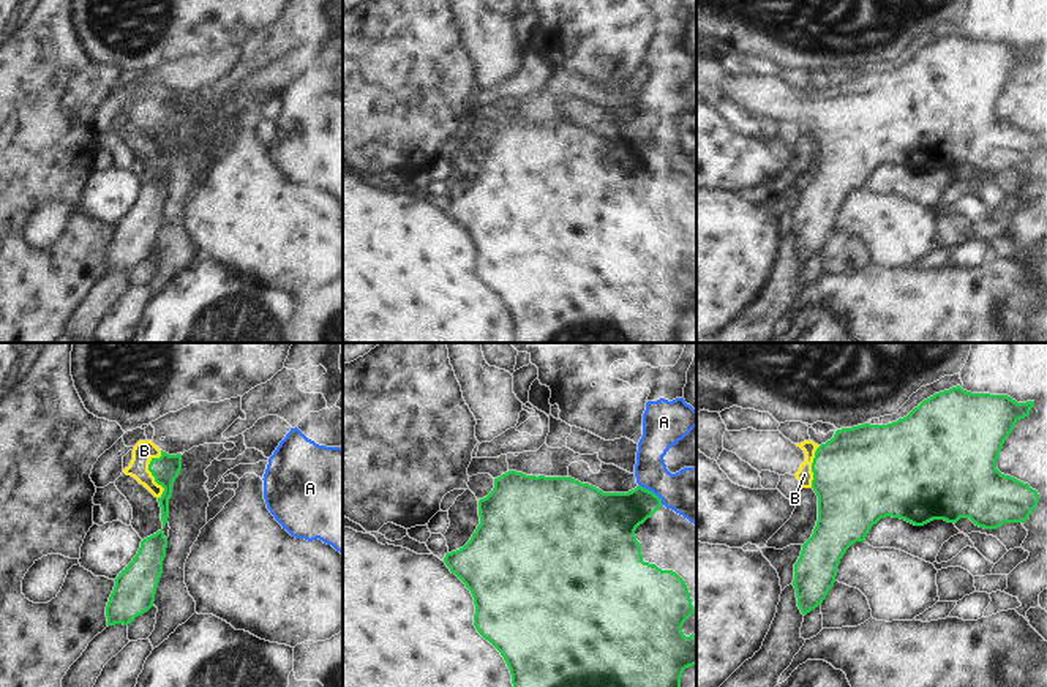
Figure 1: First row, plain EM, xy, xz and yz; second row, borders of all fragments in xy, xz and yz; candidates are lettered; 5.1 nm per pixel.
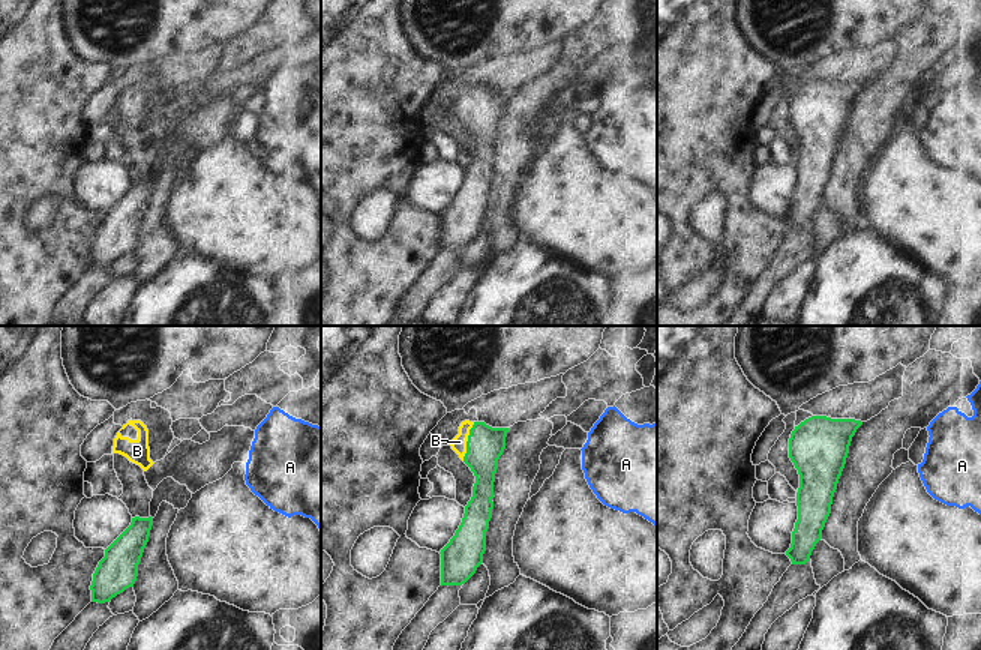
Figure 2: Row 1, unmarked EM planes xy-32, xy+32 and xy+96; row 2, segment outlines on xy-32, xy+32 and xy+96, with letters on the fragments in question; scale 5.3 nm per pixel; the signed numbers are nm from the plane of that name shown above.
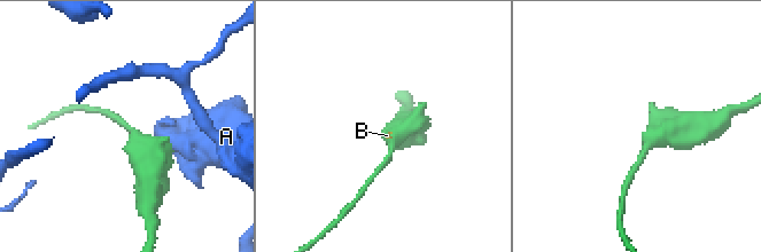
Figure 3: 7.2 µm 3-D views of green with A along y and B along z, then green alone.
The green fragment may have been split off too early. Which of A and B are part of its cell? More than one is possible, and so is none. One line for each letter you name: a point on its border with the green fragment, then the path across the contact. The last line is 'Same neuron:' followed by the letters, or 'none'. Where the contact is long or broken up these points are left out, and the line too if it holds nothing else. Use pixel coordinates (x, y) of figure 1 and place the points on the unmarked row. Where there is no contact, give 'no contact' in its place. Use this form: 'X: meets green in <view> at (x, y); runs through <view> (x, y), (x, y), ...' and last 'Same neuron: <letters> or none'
B: meets green in xy at (150, 117); runs through xy (166, 114), (150, 117), (144, 97)
Same neuron: B

